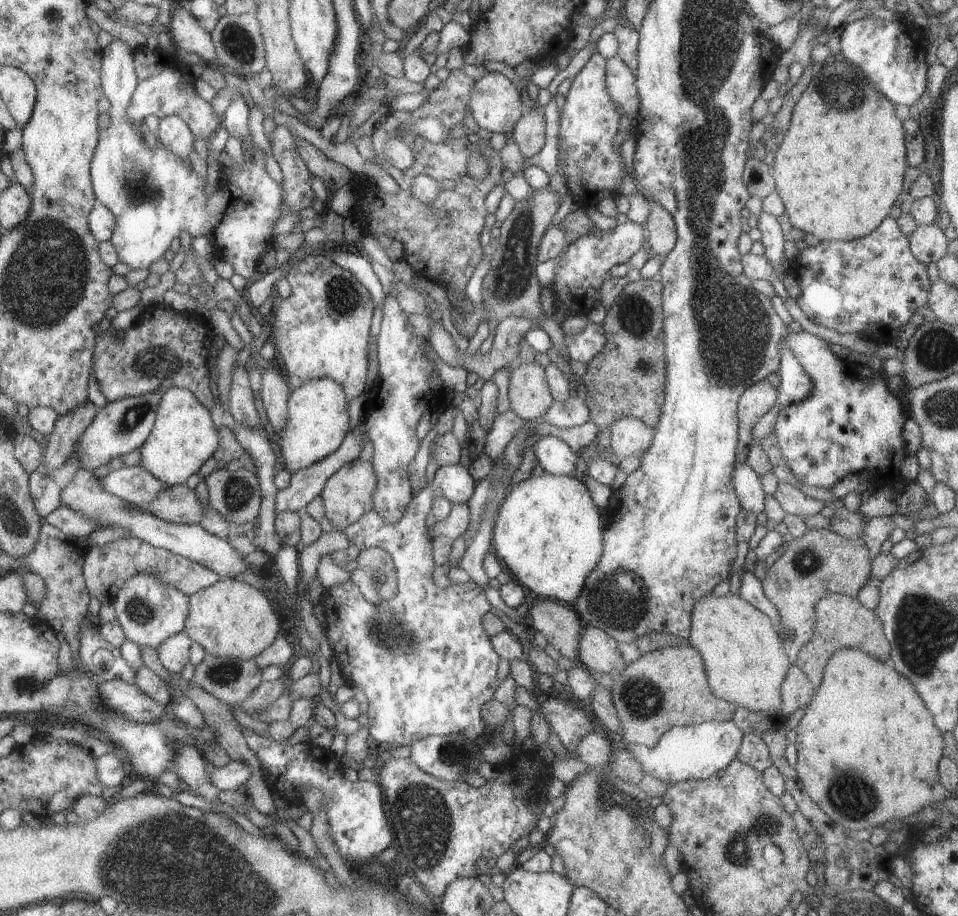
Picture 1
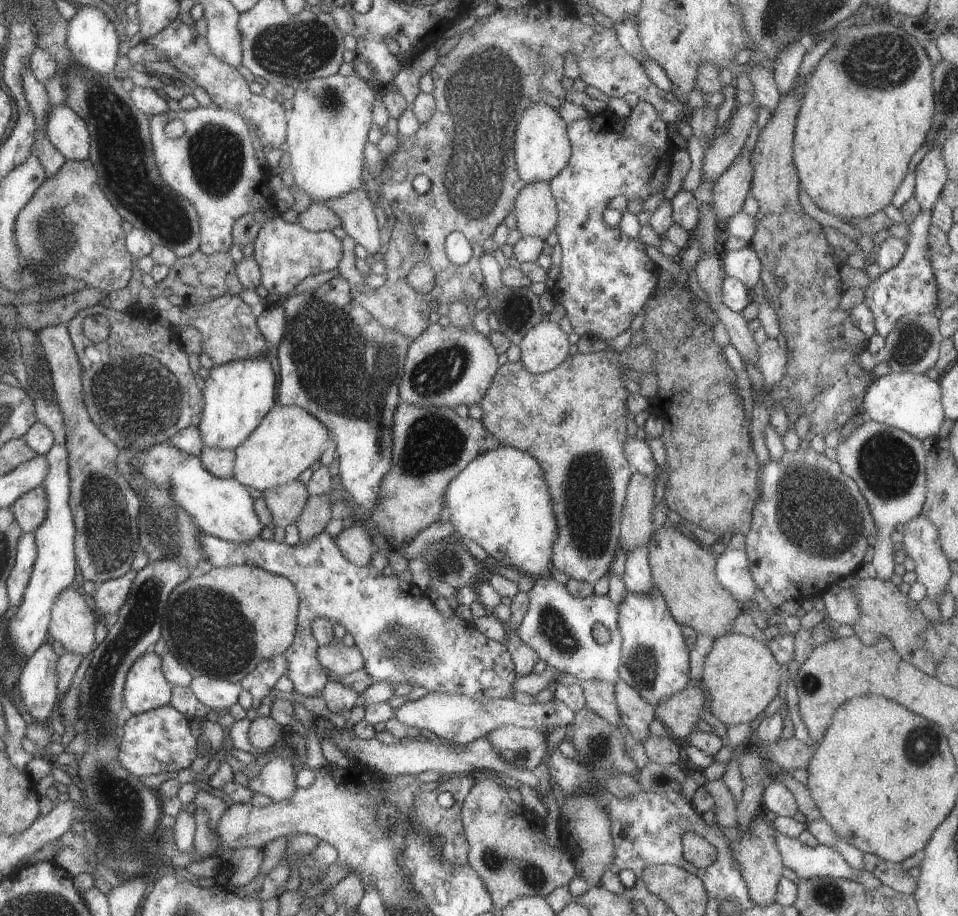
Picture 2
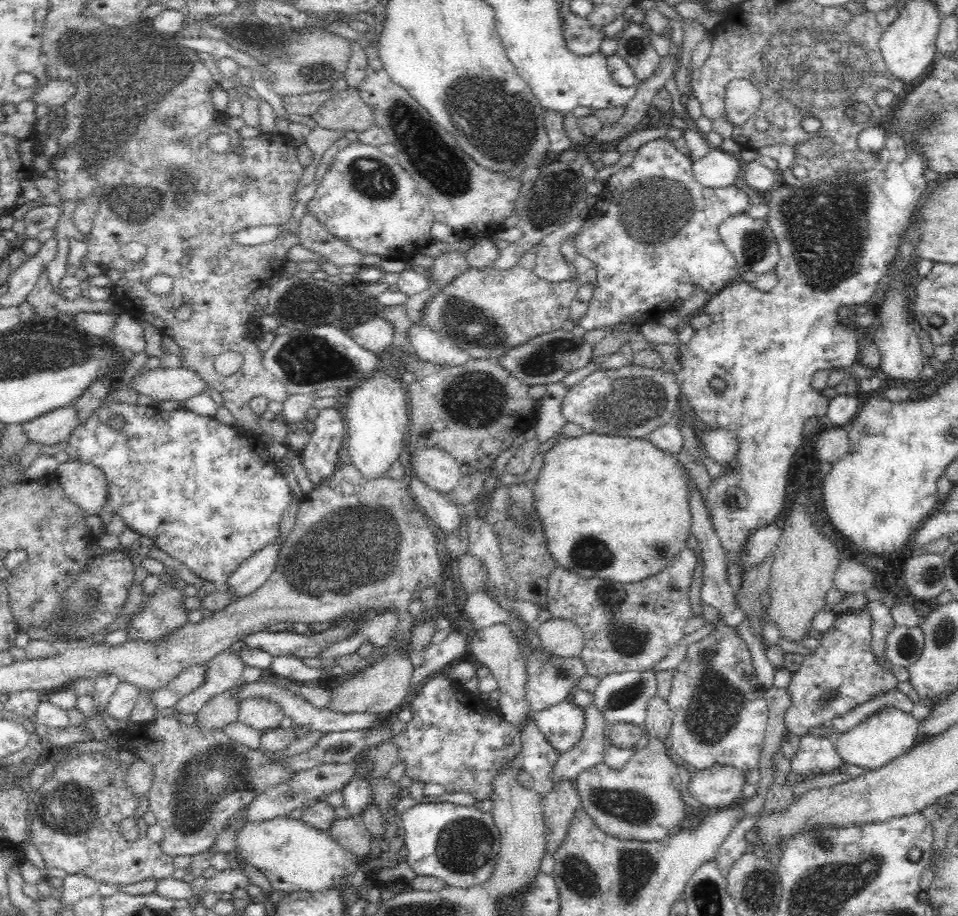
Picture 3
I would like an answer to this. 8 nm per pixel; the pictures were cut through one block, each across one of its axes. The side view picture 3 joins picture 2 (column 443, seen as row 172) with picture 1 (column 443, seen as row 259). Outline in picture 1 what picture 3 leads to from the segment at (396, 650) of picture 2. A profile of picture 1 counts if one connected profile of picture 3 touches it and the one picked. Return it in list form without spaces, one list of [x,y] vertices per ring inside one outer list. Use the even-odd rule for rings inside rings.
[[[461,464],[441,466],[434,472],[433,482],[429,486],[414,491],[399,522],[387,524],[375,511],[371,511],[343,529],[348,542],[358,550],[373,547],[390,554],[396,572],[395,596],[388,600],[381,599],[377,606],[367,602],[351,581],[331,585],[329,590],[324,589],[321,596],[327,640],[334,659],[343,672],[345,684],[359,688],[367,698],[368,734],[380,746],[411,746],[426,736],[448,734],[462,734],[482,741],[491,732],[481,718],[481,707],[493,699],[493,692],[498,686],[495,674],[500,656],[491,648],[490,636],[481,628],[481,616],[489,610],[490,604],[483,589],[473,581],[451,584],[451,588],[443,590],[433,584],[431,574],[435,564],[431,557],[432,539],[425,532],[425,518],[431,513],[431,500],[437,498],[437,494],[447,498],[451,504],[466,503],[475,484],[476,481]]]

